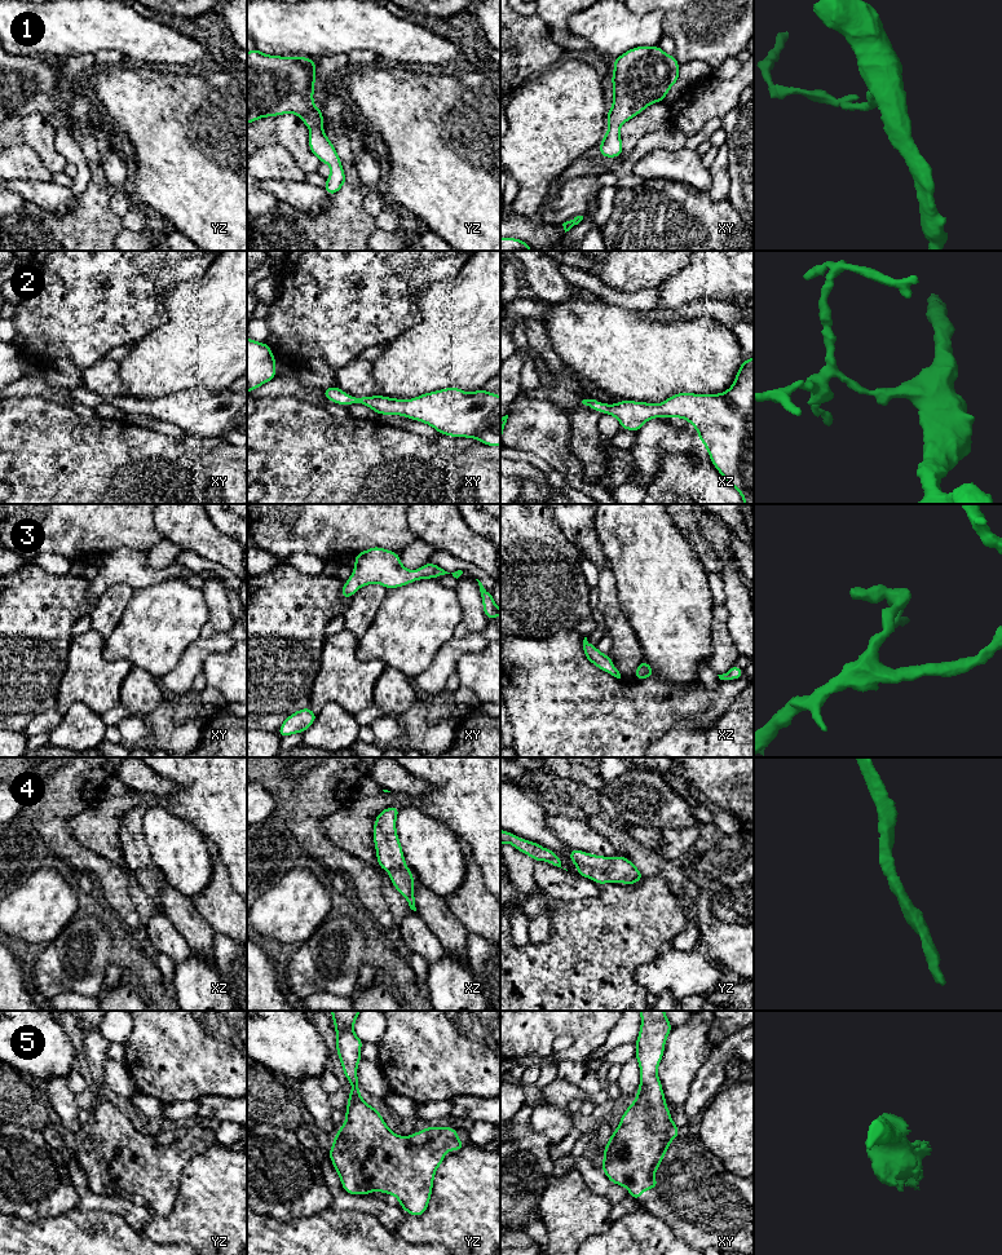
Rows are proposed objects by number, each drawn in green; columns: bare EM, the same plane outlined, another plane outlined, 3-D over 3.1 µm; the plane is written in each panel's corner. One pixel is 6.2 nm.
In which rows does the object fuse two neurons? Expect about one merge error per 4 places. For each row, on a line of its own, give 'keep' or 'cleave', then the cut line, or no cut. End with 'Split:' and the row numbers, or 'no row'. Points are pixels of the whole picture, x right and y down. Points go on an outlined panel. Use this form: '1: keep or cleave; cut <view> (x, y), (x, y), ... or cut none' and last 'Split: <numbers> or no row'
1: keep; cut none
2: keep; cut none
3: keep; cut none
4: keep; cut none
5: keep; cut none
Split: no row

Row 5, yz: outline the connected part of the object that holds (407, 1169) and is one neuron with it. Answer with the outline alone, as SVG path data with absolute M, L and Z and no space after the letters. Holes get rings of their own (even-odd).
M331 1011L336 1029L337 1055L353 1090L348 1093L345 1123L335 1135L328 1155L348 1194L371 1194L374 1189L393 1194L406 1212L421 1216L429 1205L436 1170L445 1161L445 1153L447 1150L458 1152L465 1143L455 1137L459 1131L451 1127L429 1126L411 1136L397 1136L388 1128L379 1109L365 1102L359 1095L357 1077L357 1066L362 1060L359 1049L363 1040L353 1031L359 1012Z

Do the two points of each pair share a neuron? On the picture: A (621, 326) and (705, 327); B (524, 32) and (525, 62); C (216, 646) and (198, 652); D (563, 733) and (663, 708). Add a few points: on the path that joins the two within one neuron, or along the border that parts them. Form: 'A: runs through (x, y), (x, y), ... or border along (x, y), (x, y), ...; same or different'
A: runs through (641, 334), (684, 334); same
B: runs through (524, 40), (524, 54); same
C: runs through (212, 646), (202, 648); same
D: runs through (587, 732), (639, 710); same

